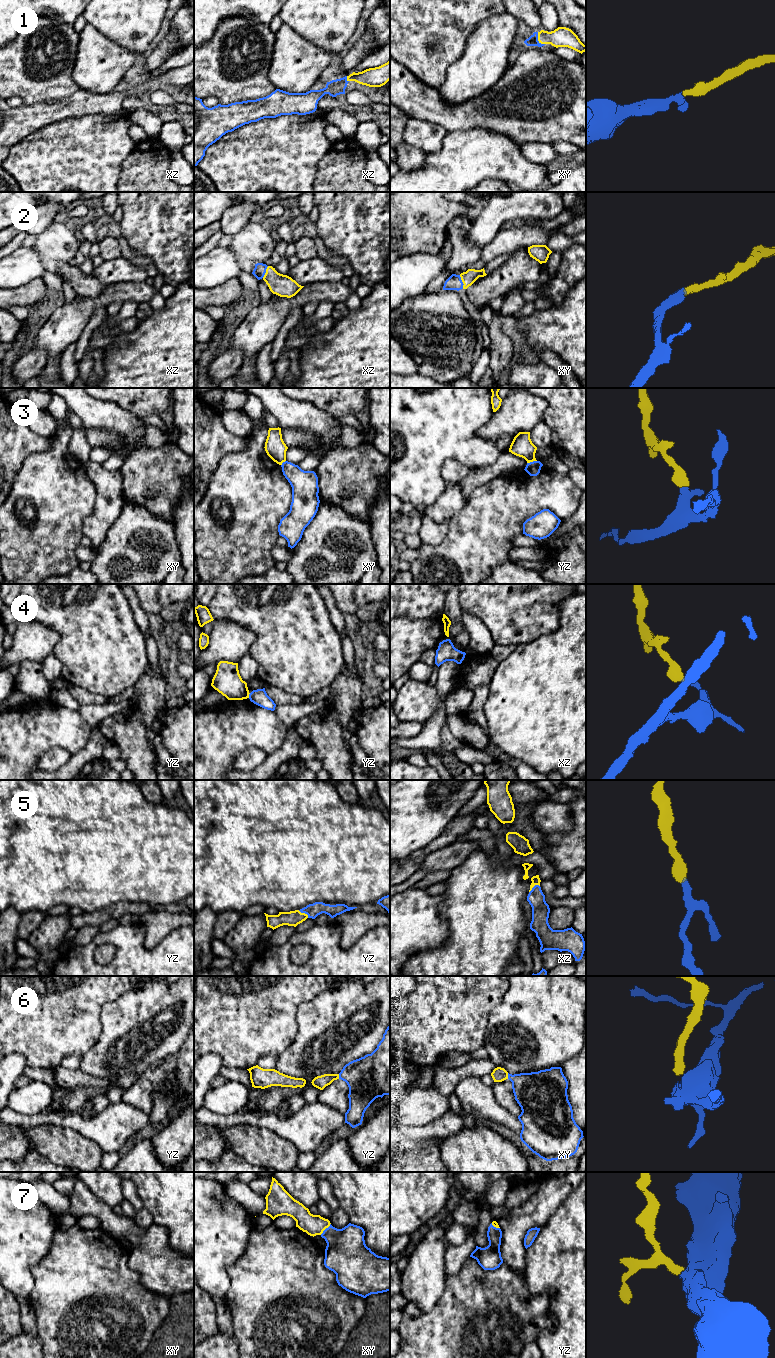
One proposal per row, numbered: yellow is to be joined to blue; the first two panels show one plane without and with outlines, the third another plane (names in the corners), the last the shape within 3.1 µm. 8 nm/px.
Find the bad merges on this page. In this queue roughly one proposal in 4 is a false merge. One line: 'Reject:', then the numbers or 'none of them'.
Reject: 3, 4

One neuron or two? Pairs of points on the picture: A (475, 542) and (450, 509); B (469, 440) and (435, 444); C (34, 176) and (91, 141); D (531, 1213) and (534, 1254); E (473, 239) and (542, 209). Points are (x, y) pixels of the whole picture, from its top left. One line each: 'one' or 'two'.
A: two
B: one
C: one
D: two
E: one

